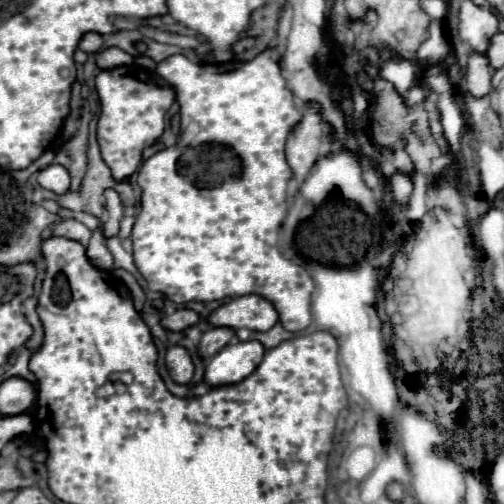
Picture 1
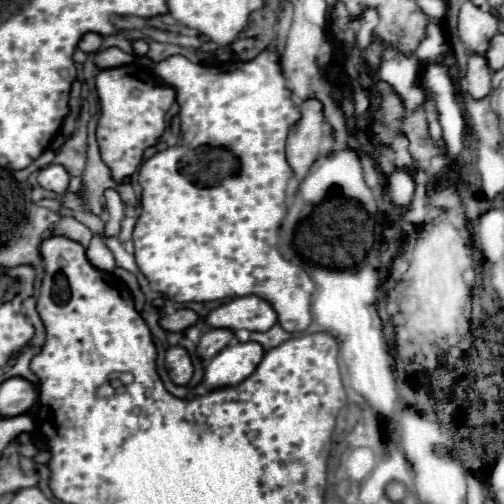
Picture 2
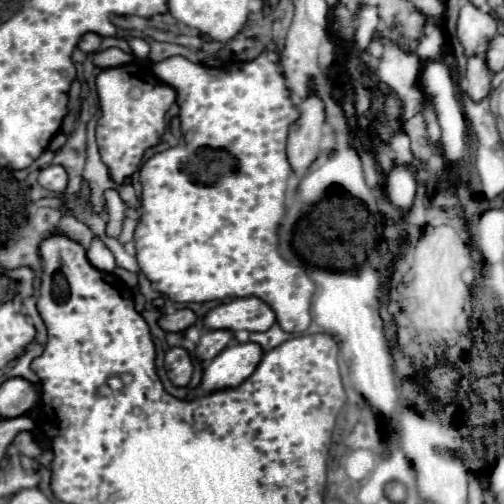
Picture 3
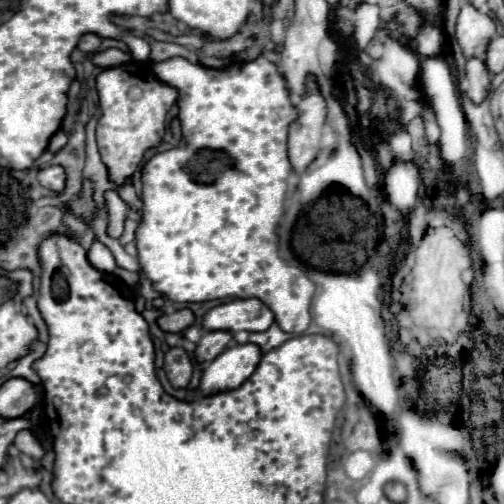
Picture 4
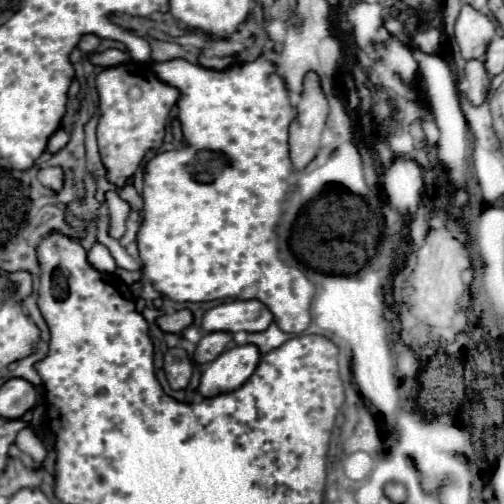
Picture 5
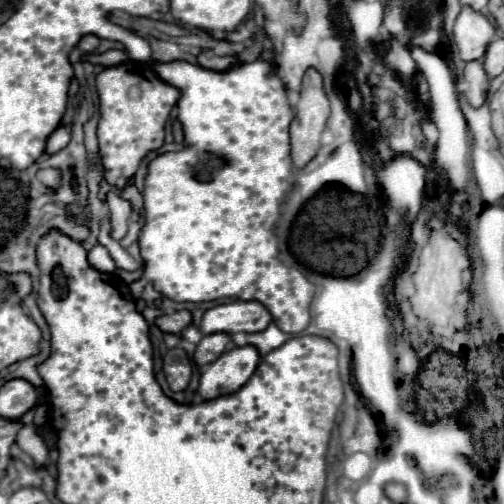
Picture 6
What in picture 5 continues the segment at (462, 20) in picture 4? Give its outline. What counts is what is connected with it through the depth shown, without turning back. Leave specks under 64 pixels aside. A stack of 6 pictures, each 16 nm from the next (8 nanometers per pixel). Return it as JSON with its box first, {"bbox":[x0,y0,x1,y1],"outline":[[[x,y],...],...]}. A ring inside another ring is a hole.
{"bbox":[454,4,496,60],"outline":[[[464,4],[454,34],[464,60],[482,60],[488,44],[496,36],[496,24],[486,14]]]}

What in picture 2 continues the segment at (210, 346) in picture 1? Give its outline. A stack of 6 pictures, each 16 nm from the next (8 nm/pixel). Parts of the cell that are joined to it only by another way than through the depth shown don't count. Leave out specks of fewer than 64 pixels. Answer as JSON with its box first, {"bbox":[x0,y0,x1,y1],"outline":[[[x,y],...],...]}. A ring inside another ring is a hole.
{"bbox":[198,328,234,360],"outline":[[[216,328],[216,330],[208,330],[202,334],[200,342],[198,342],[198,358],[200,360],[210,360],[214,358],[222,348],[226,348],[234,338],[234,332],[232,330],[226,330],[226,328]]]}

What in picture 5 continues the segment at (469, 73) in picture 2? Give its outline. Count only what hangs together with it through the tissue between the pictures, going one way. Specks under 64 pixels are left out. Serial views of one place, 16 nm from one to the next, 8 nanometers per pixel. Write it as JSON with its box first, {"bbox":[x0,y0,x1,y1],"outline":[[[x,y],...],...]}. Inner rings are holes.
{"bbox":[464,60,490,106],"outline":[[[470,60],[466,62],[466,70],[464,70],[466,82],[468,82],[468,90],[466,90],[466,98],[470,100],[472,106],[480,106],[490,90],[490,76],[484,70],[482,60]]]}

